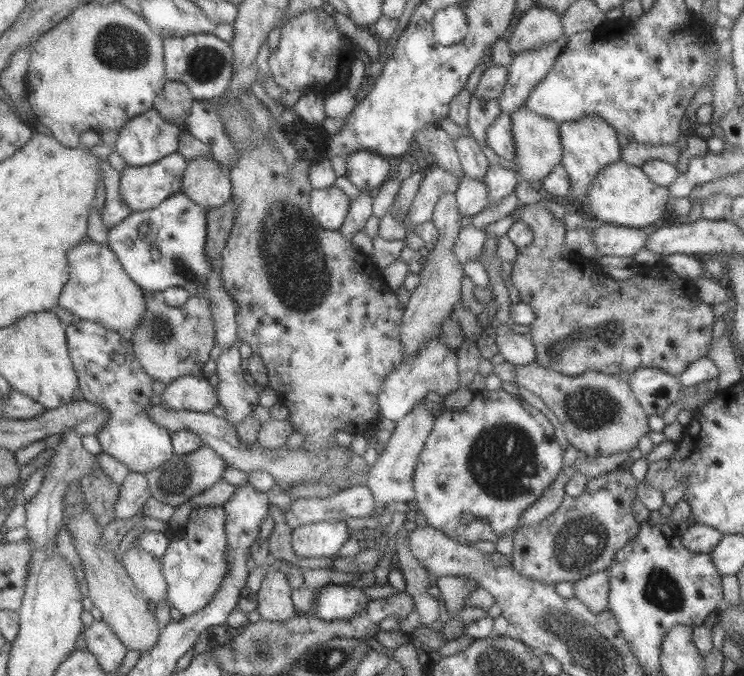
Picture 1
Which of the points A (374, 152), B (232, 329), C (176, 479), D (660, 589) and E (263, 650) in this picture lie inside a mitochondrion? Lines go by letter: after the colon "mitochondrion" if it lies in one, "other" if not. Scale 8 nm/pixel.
A: other
B: other
C: mitochondrion
D: mitochondrion
E: mitochondrion

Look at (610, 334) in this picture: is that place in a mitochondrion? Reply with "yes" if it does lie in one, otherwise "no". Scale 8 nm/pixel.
yes

